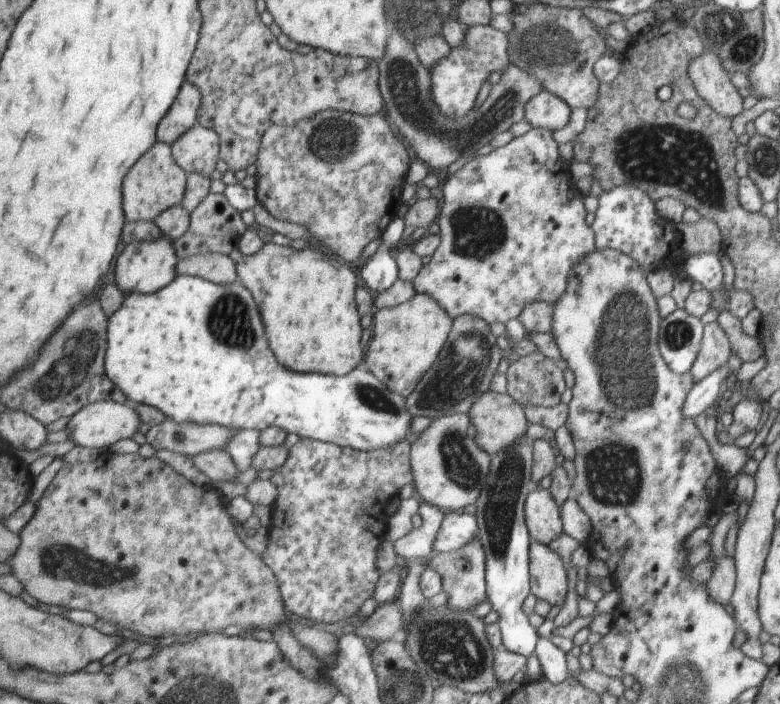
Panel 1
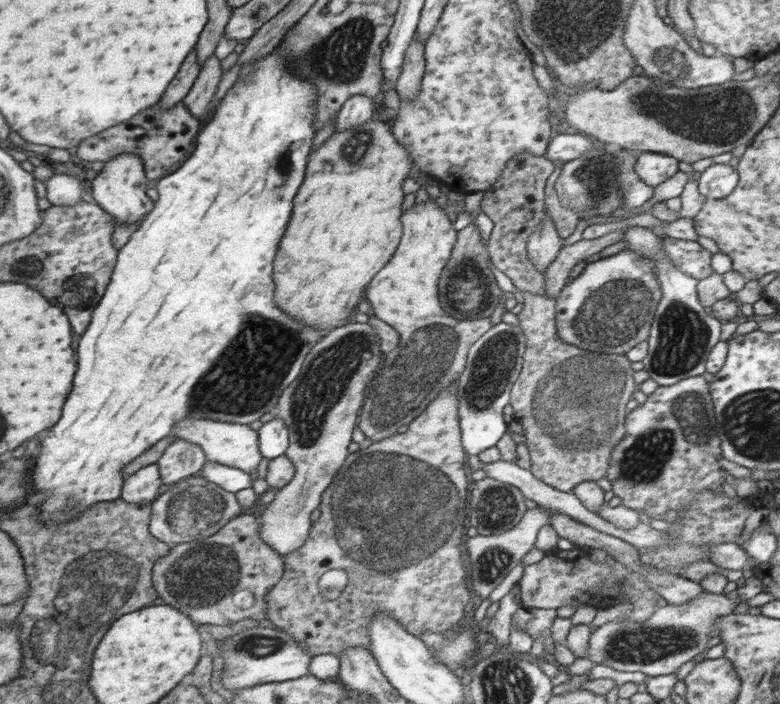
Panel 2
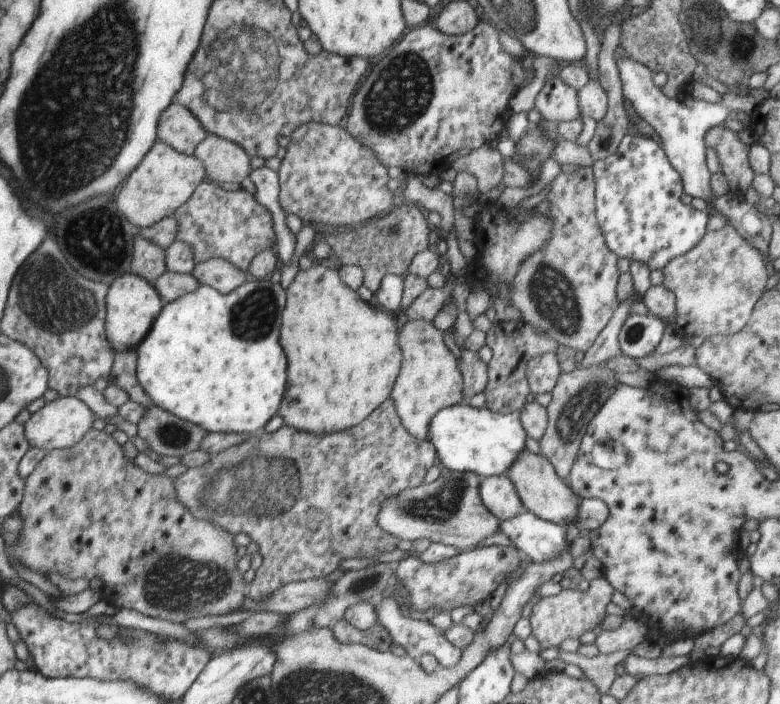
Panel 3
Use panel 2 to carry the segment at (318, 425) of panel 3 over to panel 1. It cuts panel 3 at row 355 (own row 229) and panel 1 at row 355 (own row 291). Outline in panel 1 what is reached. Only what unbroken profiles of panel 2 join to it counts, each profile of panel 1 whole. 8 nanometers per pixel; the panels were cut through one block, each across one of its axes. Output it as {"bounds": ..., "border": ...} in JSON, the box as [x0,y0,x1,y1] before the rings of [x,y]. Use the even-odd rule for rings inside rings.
{"bounds":[236,242,363,376],"border":[[[267,242],[257,254],[242,256],[236,265],[239,282],[253,292],[261,306],[271,348],[285,366],[297,372],[321,372],[333,376],[345,376],[357,367],[363,358],[363,348],[359,344],[361,326],[353,298],[355,274],[345,268],[345,262],[321,252],[313,243],[303,249],[295,249],[290,245]]]}

